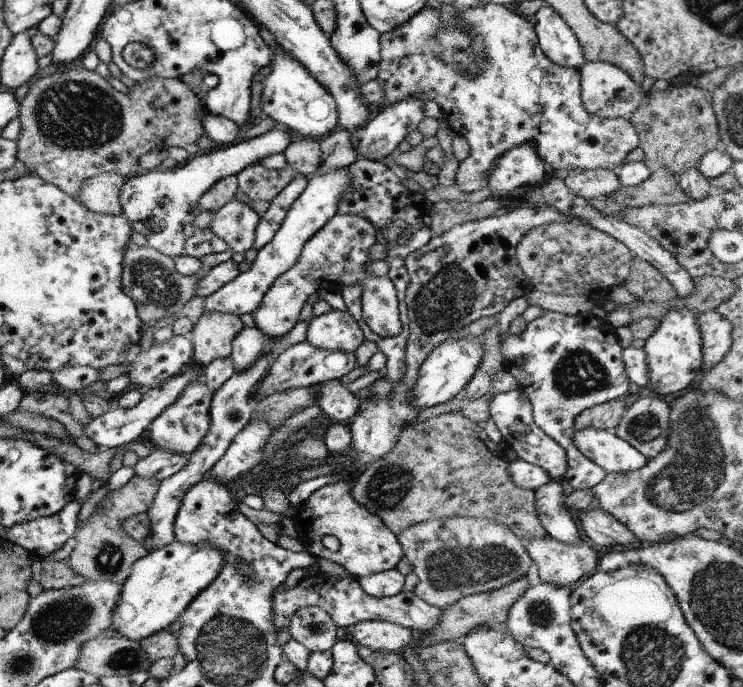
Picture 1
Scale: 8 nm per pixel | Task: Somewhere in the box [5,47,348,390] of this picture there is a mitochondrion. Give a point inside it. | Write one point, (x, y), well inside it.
(76, 115)

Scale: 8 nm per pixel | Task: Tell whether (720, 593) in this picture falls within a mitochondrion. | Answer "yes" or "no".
yes

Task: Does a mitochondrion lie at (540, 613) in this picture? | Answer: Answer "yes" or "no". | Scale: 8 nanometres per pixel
yes

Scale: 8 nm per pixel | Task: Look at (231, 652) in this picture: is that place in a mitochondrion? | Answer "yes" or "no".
yes

